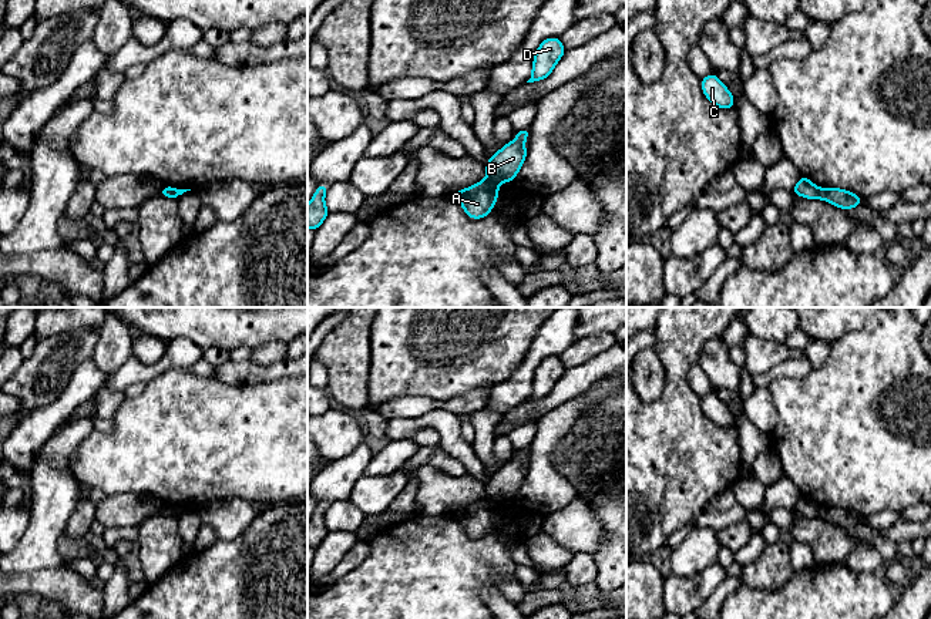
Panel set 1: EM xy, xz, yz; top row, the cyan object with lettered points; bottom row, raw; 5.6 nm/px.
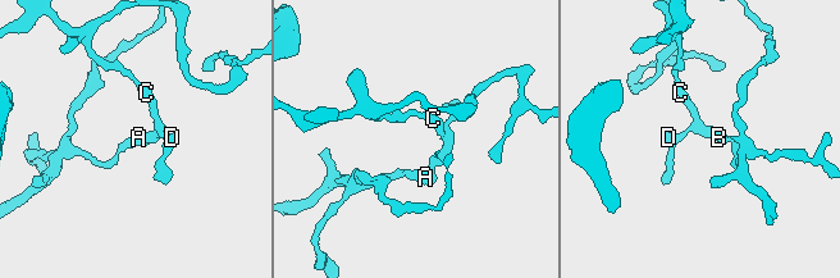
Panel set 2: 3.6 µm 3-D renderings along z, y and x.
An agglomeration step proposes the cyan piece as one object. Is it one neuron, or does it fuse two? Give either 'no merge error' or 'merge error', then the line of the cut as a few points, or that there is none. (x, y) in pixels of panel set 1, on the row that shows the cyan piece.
merge error; cut xz (487, 177), (498, 182)

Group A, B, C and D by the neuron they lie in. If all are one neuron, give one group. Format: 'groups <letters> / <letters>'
groups A / B C D

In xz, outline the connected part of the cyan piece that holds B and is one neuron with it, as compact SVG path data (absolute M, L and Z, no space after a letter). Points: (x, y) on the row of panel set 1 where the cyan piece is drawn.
M530 128L517 131L514 141L505 144L498 152L490 157L485 165L488 179L495 182L510 182L515 179L527 157L524 141L528 135Z

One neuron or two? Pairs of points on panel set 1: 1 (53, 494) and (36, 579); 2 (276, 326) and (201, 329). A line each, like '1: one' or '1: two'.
1: two
2: one

